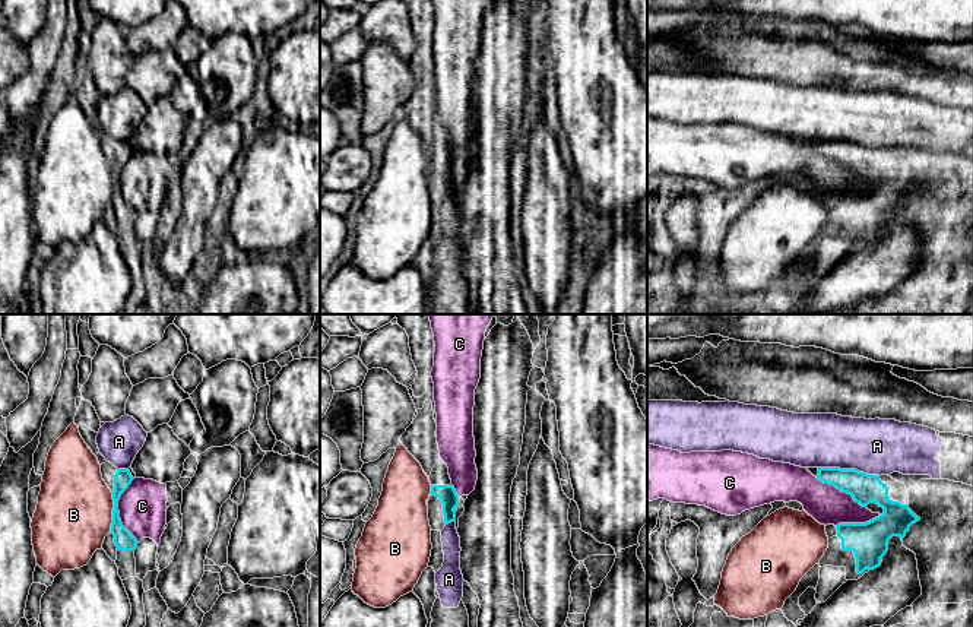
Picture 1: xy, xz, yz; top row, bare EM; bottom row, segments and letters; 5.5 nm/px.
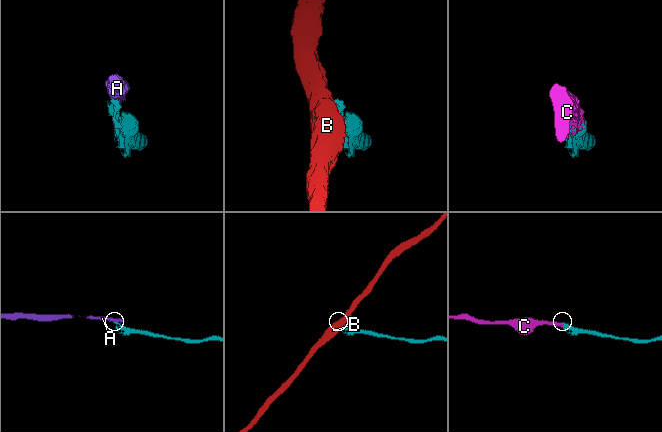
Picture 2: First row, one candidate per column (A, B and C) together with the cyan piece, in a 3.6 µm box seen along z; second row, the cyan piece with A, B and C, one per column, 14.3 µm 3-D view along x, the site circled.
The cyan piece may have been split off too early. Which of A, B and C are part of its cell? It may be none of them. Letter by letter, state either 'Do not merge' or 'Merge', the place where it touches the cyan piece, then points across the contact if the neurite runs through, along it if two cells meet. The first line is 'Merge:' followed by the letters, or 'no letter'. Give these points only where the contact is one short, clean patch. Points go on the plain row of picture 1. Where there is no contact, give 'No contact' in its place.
Merge: C
A: Do not merge. Touches cyan at yz (849, 142). Boundary: yz (818, 139), (855, 141), (880, 148)
B: Do not merge. Touches cyan at xy (113, 184)
C: Merge. Touches cyan at xy (117, 183)

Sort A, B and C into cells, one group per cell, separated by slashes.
A / B / C

